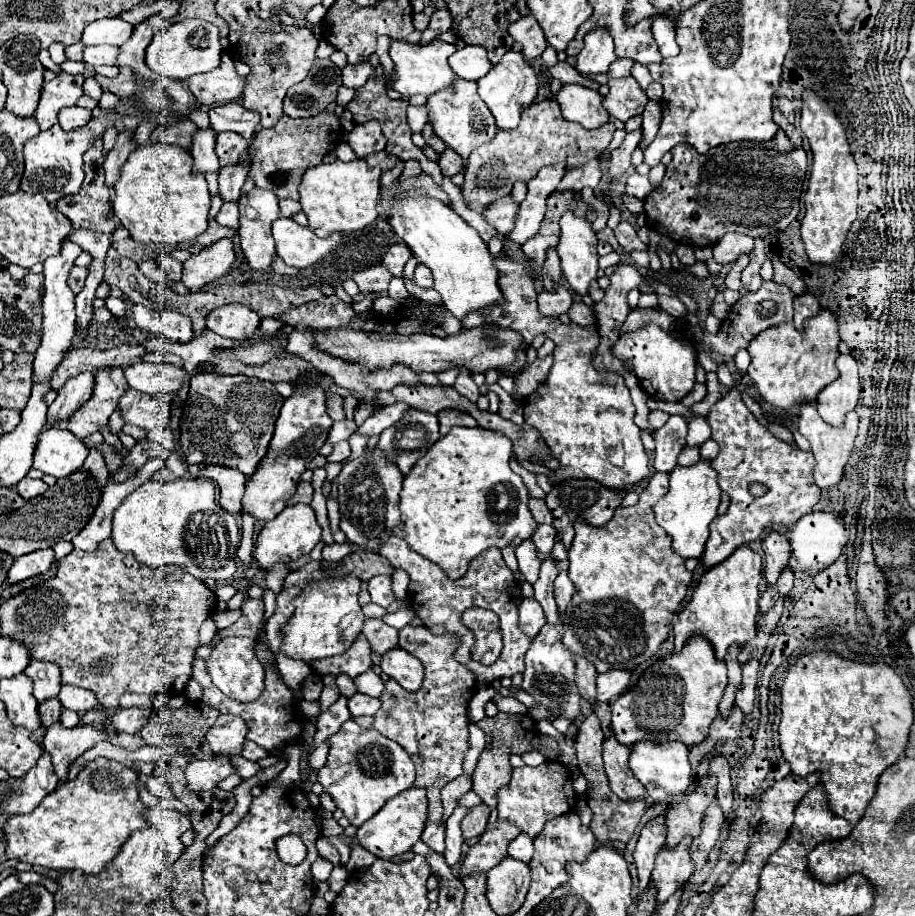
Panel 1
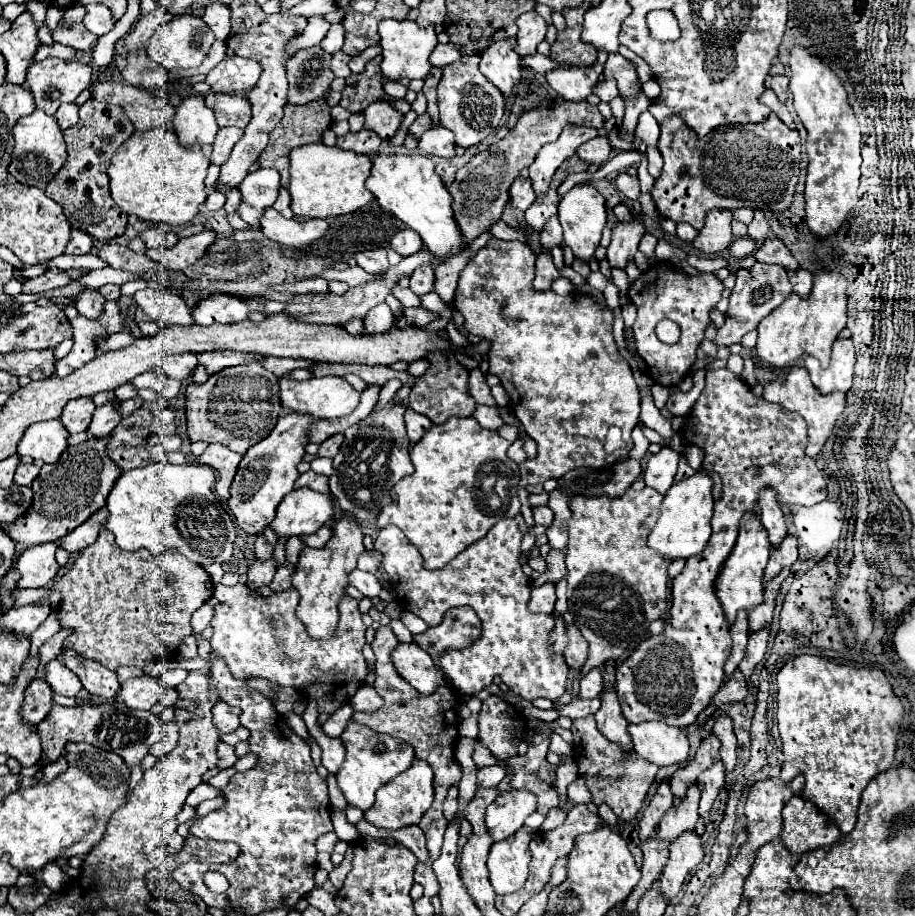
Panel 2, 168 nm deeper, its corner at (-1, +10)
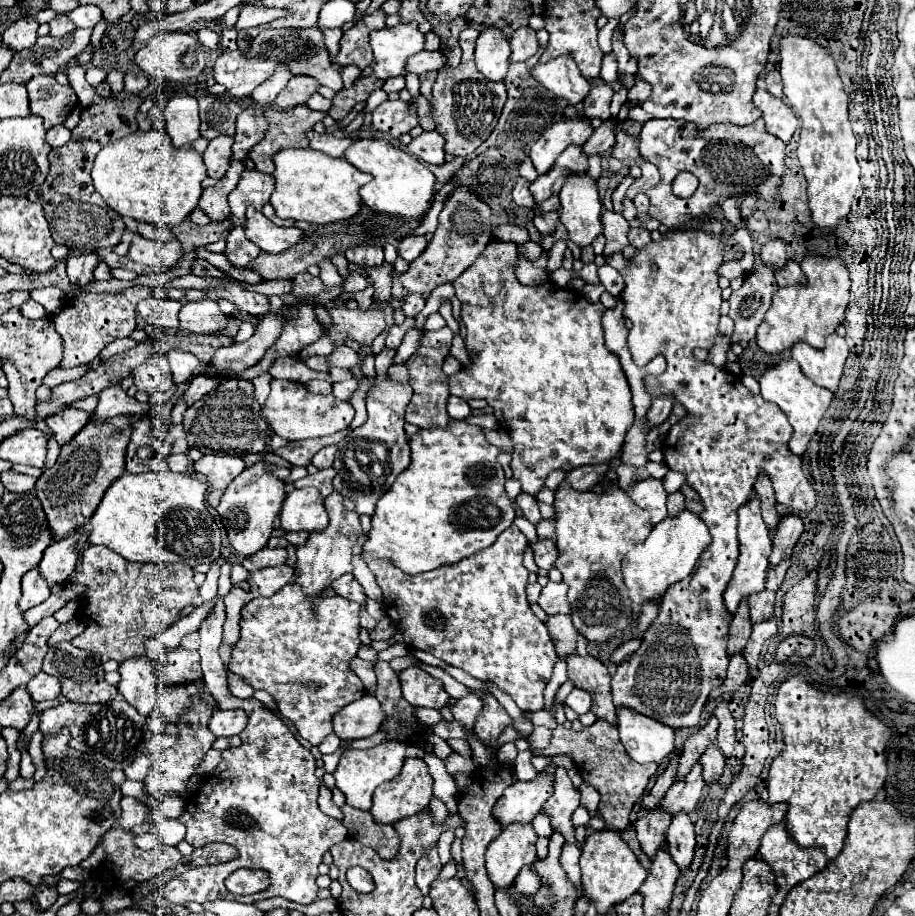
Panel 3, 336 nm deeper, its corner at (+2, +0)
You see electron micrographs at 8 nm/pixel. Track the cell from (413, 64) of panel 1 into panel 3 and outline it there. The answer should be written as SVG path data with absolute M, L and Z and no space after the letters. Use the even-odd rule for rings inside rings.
M400 23L396 27L384 27L370 33L370 45L374 51L374 75L378 79L390 79L406 75L408 57L424 49L424 33L420 33L416 23Z

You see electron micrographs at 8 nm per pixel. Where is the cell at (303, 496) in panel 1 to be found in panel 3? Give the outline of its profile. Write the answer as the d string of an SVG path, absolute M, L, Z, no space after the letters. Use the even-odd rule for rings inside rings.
M324 469L324 471L318 471L316 475L306 475L304 479L298 479L294 483L296 489L302 489L302 487L316 487L322 495L322 499L326 499L334 489L332 489L332 477L336 475L334 469Z

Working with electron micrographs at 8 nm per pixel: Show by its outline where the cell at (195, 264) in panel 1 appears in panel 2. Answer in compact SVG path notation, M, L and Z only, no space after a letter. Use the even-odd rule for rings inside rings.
M201 231L193 237L181 237L175 247L159 247L159 249L145 249L145 255L163 263L169 269L181 271L193 263L197 263L207 247L217 239L213 231Z

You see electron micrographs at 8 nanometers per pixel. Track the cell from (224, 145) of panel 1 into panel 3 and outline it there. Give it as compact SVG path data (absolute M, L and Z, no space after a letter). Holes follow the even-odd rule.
M220 135L210 141L206 153L204 153L204 163L208 167L208 177L212 179L222 179L226 169L230 167L230 155L232 155L232 143L234 137Z

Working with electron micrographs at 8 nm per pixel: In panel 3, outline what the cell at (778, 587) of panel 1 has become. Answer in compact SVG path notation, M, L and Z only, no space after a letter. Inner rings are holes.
M786 515L780 519L780 525L772 537L772 555L770 555L770 567L776 567L780 561L790 559L794 545L798 543L804 527L798 515Z

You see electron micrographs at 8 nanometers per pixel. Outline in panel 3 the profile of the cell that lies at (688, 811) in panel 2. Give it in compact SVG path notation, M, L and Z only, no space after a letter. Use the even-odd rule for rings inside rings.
M696 763L692 773L688 773L688 777L684 777L684 781L678 781L678 783L672 785L672 789L668 789L660 807L670 815L676 815L680 811L692 813L698 799L700 799L702 787L704 787L700 773L702 773L702 765Z

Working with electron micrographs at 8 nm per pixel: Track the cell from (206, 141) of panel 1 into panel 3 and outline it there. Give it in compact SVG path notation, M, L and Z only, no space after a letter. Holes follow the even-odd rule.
M174 95L164 109L164 121L174 147L180 149L196 141L200 137L200 117L196 97Z

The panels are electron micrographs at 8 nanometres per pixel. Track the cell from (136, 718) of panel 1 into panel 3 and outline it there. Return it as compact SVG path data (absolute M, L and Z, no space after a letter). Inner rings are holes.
M148 657L128 659L120 663L120 683L116 685L120 695L132 705L140 715L148 717L156 705L160 683L154 675L154 667Z

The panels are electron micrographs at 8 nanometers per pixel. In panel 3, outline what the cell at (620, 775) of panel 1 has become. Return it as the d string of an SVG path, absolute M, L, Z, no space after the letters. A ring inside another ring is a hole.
M568 657L568 679L574 681L576 687L586 689L592 695L592 713L598 719L608 721L616 727L616 707L612 705L610 695L610 675L608 669L594 657Z

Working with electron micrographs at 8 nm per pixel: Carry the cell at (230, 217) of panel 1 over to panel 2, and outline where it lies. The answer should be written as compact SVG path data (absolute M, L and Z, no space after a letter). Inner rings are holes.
M211 191L209 197L205 199L205 207L209 211L219 211L223 205L225 205L225 195L219 193L219 191Z

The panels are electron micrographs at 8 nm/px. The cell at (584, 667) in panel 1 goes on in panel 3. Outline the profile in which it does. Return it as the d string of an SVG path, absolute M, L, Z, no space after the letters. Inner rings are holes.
M550 615L546 625L548 625L548 631L552 633L556 655L562 661L566 661L570 655L576 653L576 639L578 639L578 633L572 625L570 615Z

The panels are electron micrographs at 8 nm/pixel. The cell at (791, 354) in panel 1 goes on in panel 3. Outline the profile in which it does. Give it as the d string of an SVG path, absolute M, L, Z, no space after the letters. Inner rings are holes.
M808 255L802 261L802 271L806 277L806 287L780 287L772 307L756 331L756 343L768 355L780 355L786 349L792 349L798 341L806 341L814 349L822 349L826 337L836 333L844 321L850 277L842 259Z

